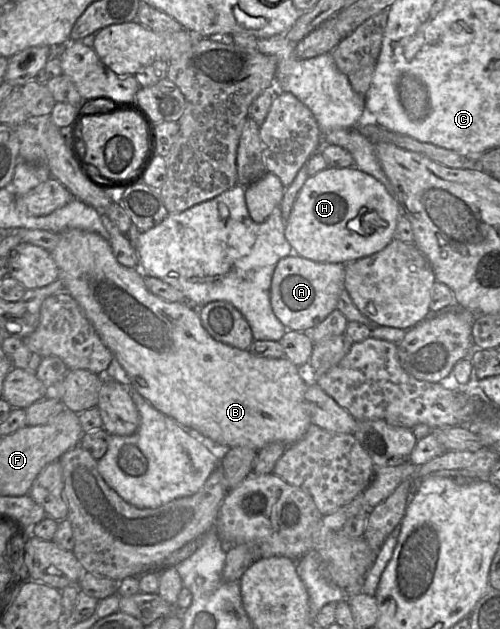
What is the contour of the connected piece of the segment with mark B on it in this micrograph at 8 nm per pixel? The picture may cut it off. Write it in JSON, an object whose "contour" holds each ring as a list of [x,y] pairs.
{"contour":[[[70,229],[58,234],[59,241],[51,251],[51,255],[59,268],[59,279],[64,284],[64,290],[77,301],[103,344],[124,368],[130,378],[131,388],[142,395],[155,409],[173,418],[181,426],[194,430],[199,436],[227,448],[247,447],[260,451],[273,442],[281,442],[289,446],[307,433],[312,426],[308,405],[304,398],[308,385],[300,377],[298,367],[291,361],[285,357],[277,359],[257,357],[249,350],[240,350],[215,340],[202,325],[198,309],[188,302],[169,302],[152,294],[145,286],[144,275],[141,270],[121,265],[116,260],[109,241],[99,234],[79,229]]]}

